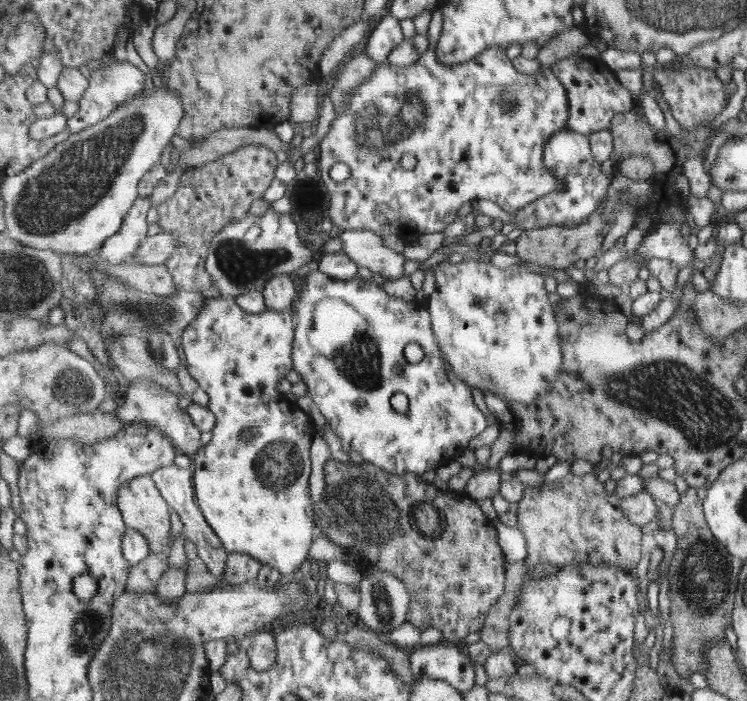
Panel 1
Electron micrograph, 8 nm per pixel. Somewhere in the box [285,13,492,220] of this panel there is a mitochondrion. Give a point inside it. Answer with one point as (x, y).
(381, 126)

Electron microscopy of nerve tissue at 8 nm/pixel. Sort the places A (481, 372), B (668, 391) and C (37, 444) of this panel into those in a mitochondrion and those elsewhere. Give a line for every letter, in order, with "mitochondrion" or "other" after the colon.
A: mitochondrion
B: mitochondrion
C: other

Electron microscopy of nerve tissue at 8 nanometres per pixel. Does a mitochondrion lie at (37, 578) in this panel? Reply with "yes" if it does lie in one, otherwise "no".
no

